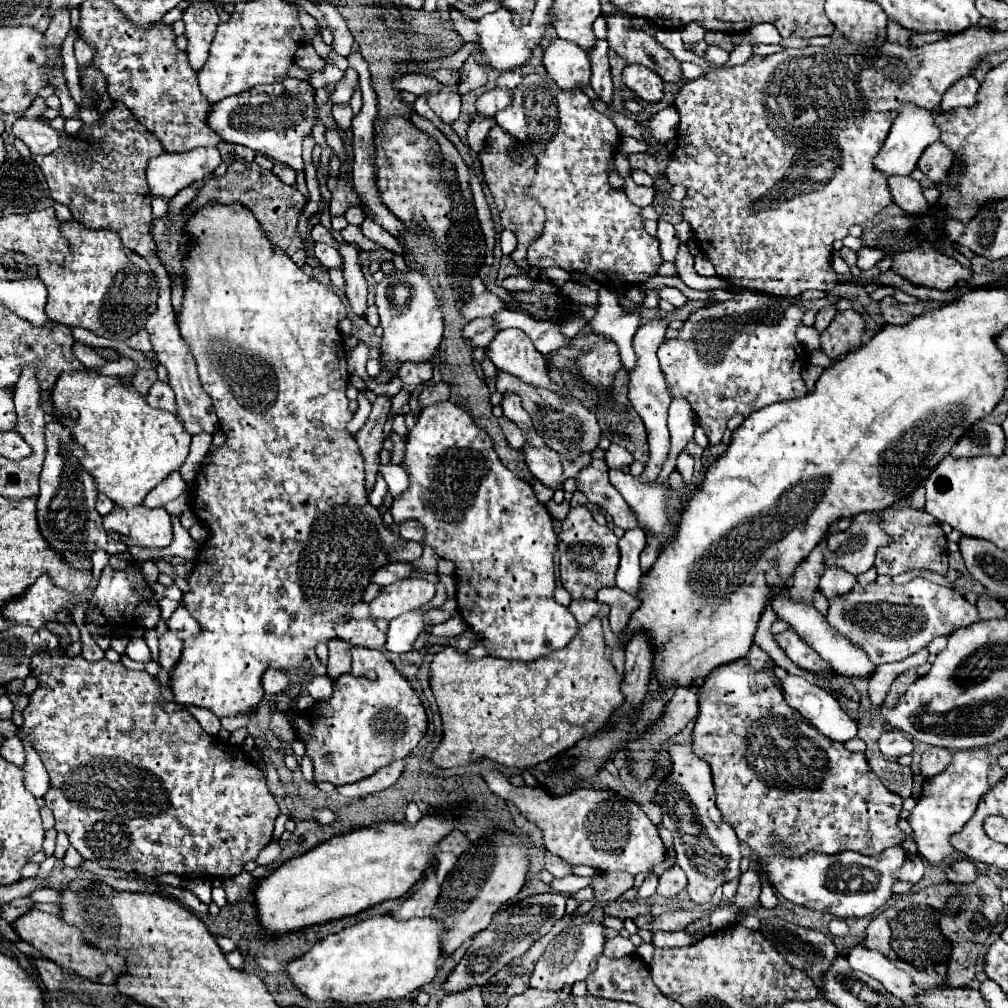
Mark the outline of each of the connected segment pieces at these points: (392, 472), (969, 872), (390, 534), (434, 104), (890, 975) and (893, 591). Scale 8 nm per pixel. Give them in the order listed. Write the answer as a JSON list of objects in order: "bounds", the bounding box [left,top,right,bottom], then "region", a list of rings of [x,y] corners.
[{"bounds":[379,464,409,498],"region":[[[389,464],[389,466],[379,466],[387,486],[389,486],[389,494],[393,498],[399,498],[407,488],[409,488],[409,474],[401,464]]]},{"bounds":[947,860,979,884],"region":[[[957,860],[947,870],[947,876],[955,884],[969,884],[969,882],[973,882],[979,876],[979,872],[977,872],[977,866],[971,860]]]},{"bounds":[171,204,405,718],"region":[[[241,204],[205,206],[201,212],[197,212],[197,216],[189,218],[189,232],[193,232],[193,240],[197,240],[197,244],[193,244],[189,260],[185,260],[187,290],[177,320],[181,336],[195,358],[199,382],[213,400],[219,426],[225,432],[225,444],[217,446],[211,452],[211,460],[201,466],[201,472],[197,474],[191,486],[191,512],[207,528],[209,536],[203,548],[199,550],[195,570],[187,578],[189,590],[183,592],[183,600],[189,614],[193,614],[199,622],[201,634],[185,640],[183,656],[171,674],[171,690],[175,694],[177,704],[201,706],[223,718],[247,712],[263,700],[265,692],[261,686],[261,678],[267,668],[299,668],[307,660],[307,650],[315,650],[319,644],[329,644],[331,640],[335,640],[335,626],[349,620],[349,614],[345,612],[357,602],[361,602],[365,588],[371,584],[373,574],[381,566],[391,562],[389,552],[393,544],[403,544],[405,538],[391,530],[383,522],[383,514],[379,512],[379,508],[375,508],[369,502],[369,490],[365,488],[365,460],[361,456],[355,436],[347,432],[347,422],[353,418],[353,412],[349,410],[349,398],[345,396],[345,388],[349,384],[349,370],[343,350],[343,338],[337,332],[337,322],[347,316],[341,298],[329,286],[307,276],[293,260],[289,260],[289,256],[285,256],[285,252],[273,248],[273,244],[269,244],[267,236],[261,232],[261,226],[253,218],[253,214],[245,210],[245,206]]]},{"bounds":[429,86,461,124],"region":[[[445,86],[441,92],[437,94],[429,94],[429,108],[441,118],[441,122],[445,124],[453,124],[459,120],[459,112],[461,112],[461,96],[455,88]]]},{"bounds":[847,946,919,1004],"region":[[[857,946],[857,948],[849,950],[847,960],[849,960],[853,970],[865,972],[871,978],[879,980],[885,986],[885,990],[893,992],[903,1002],[919,1004],[919,990],[917,990],[915,982],[911,980],[909,972],[897,968],[889,958],[881,956],[879,952]]]},{"bounds":[827,578,979,666],"region":[[[913,578],[901,586],[879,586],[877,582],[867,586],[855,584],[851,592],[829,598],[827,618],[841,636],[851,638],[857,646],[865,648],[869,658],[879,666],[903,660],[925,648],[933,638],[977,622],[979,614],[961,592],[937,586],[923,578]]]}]

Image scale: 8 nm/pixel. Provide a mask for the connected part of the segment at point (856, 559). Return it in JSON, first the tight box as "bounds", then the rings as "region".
{"bounds":[825,512,891,574],"region":[[[861,512],[853,516],[853,522],[845,532],[827,538],[825,564],[841,566],[853,574],[867,572],[875,562],[877,550],[889,542],[891,536],[883,530],[879,512]]]}

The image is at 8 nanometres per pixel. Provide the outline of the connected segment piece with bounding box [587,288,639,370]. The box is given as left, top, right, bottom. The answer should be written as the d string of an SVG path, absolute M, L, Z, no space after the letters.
M607 288L599 290L599 298L601 298L601 304L595 316L587 322L587 326L593 334L601 334L613 340L619 346L619 356L623 366L631 370L633 364L637 364L637 356L633 352L631 340L635 330L639 328L639 316L633 312L625 312L617 304L615 292L609 292Z

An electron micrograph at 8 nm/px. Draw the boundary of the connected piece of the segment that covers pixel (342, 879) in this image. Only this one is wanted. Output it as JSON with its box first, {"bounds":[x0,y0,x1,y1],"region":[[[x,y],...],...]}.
{"bounds":[255,816,453,934],"region":[[[425,816],[415,826],[409,822],[379,822],[335,836],[307,854],[285,862],[261,880],[255,892],[259,920],[269,932],[283,934],[353,916],[383,900],[401,898],[433,866],[433,846],[453,828],[451,818]]]}

